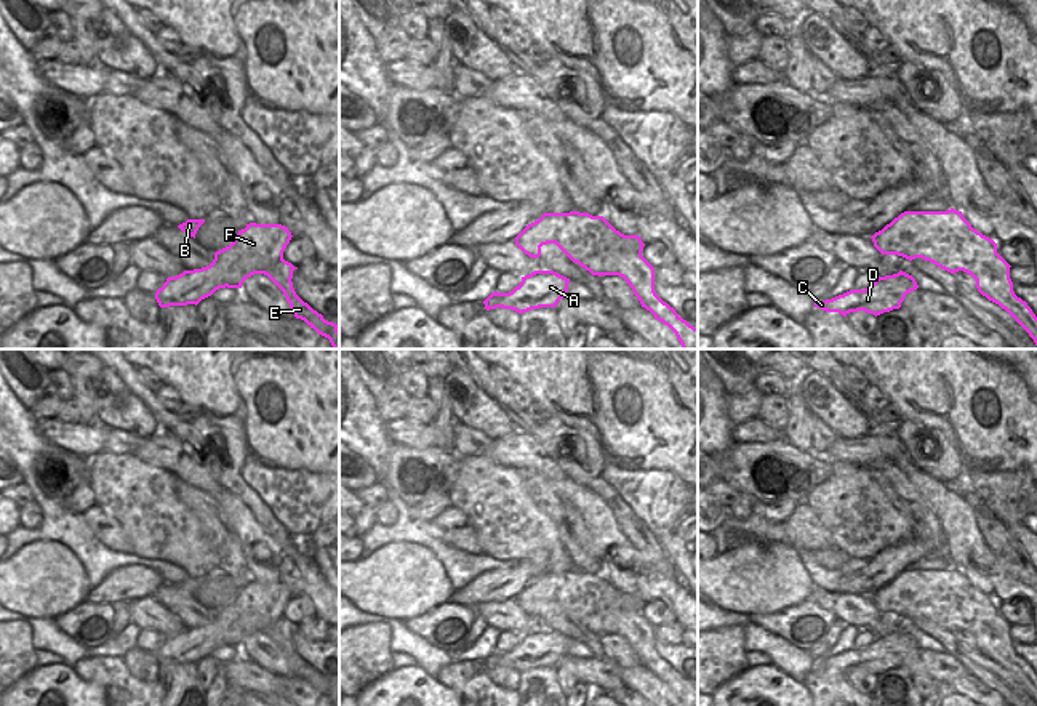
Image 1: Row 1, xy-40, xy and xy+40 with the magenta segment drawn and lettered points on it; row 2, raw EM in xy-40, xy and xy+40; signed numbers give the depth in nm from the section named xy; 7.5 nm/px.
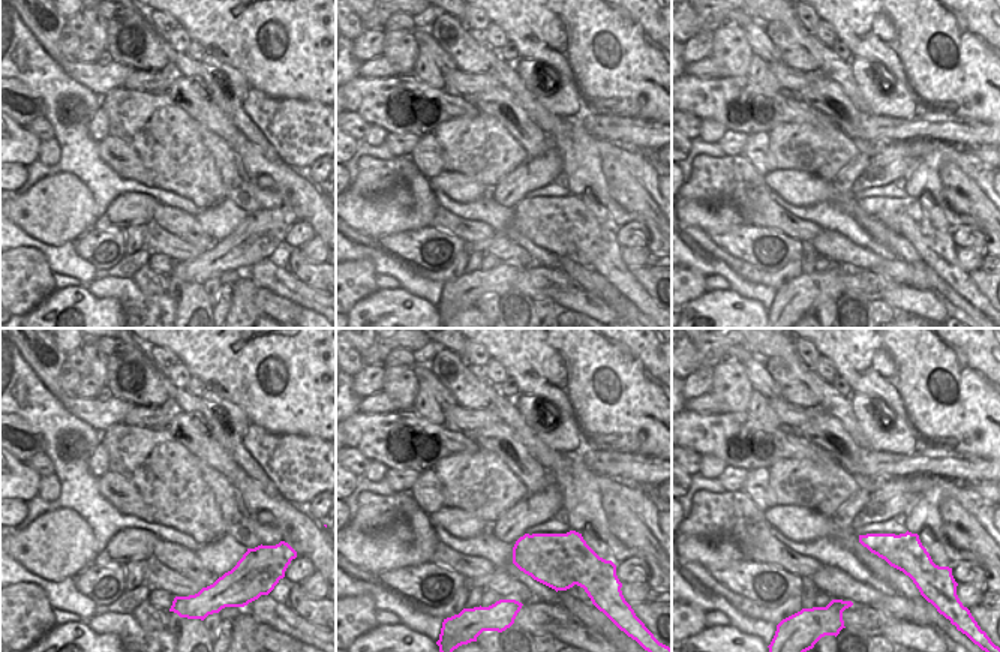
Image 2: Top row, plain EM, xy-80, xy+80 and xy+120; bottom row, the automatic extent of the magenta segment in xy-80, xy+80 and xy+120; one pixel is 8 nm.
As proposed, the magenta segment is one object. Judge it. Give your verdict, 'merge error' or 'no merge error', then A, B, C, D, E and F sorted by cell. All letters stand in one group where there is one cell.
merge error; groups A C D F / B E

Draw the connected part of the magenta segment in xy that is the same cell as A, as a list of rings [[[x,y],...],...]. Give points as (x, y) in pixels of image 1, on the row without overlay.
[[[535,629],[522,636],[518,645],[509,652],[491,652],[485,660],[485,668],[512,668],[518,672],[539,666],[555,666],[568,650],[570,637],[554,629]]]

